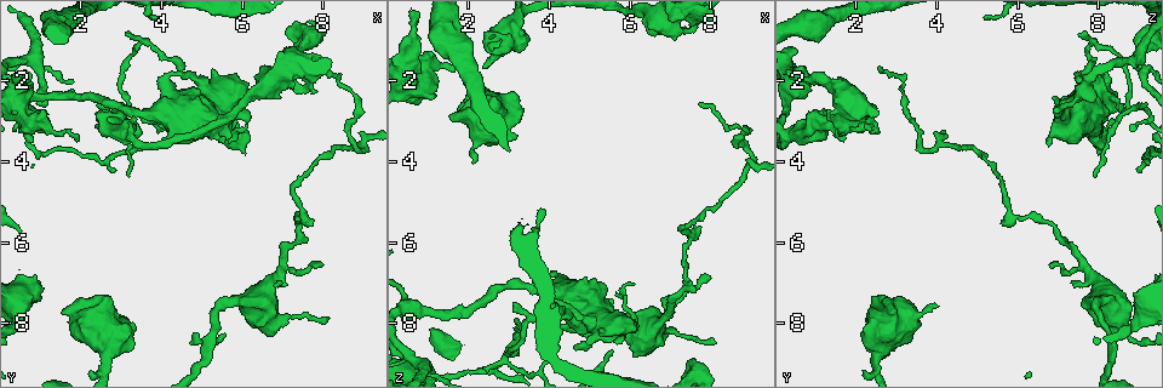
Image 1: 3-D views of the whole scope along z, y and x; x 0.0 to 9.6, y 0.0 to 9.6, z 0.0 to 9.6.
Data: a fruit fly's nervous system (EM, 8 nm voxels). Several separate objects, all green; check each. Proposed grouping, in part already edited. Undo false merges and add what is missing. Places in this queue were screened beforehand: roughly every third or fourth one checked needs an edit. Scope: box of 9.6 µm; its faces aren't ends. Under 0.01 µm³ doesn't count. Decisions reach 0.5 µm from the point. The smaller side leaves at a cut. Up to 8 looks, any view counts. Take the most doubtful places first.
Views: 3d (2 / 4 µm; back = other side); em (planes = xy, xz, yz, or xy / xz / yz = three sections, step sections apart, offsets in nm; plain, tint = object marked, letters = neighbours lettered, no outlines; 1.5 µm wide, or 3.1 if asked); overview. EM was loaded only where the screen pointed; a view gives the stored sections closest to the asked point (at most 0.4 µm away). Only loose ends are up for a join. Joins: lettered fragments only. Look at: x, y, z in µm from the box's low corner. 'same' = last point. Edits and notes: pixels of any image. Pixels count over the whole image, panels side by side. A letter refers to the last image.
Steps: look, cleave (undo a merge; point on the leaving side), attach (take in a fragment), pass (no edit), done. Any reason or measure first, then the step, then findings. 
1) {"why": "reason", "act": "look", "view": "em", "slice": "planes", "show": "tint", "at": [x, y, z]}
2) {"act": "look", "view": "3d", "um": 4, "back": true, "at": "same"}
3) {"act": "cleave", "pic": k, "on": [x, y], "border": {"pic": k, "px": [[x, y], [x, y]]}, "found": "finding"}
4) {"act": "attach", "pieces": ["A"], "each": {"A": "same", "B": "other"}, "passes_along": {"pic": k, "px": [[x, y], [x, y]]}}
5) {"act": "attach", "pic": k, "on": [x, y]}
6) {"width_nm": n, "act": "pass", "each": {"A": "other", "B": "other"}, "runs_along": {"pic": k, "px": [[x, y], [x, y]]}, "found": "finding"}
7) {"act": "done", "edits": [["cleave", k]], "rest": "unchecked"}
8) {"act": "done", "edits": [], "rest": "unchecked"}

{"why": "calibre changes", "act": "look", "view": "em", "slice": "planes", "show": "letters", "at": [4.25, 1.85, 7.50]}

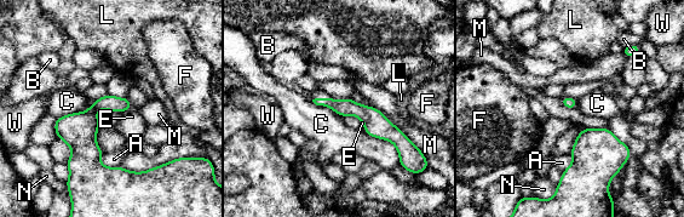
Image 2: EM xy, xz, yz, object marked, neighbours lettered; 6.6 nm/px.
{"act": "pass", "each": {"A": "other", "B": "other", "C": "other", "E": "other", "F": "other", "L": "other", "M": "other", "N": "other", "W": "other"}, "found": "one neuron here"}

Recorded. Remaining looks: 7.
{"why": "three-way junction", "act": "look", "view": "em", "slice": "planes", "show": "letters", "at": [3.15, 2.75, 8.65]}

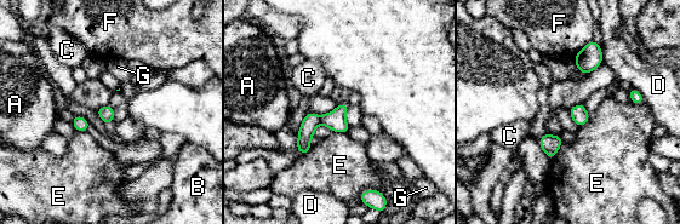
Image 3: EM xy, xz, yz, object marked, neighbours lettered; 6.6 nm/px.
{"act": "cleave", "pic": 3, "on": [310, 121], "each": {"A": "other", "B": "other", "C": "other", "D": "other", "E": "other", "F": "other", "G": "other"}, "border": {"pic": 3, "px": [[319, 116], [320, 122]]}, "found": "a second neuron is stuck on"}

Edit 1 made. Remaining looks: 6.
{"act": "look", "view": "overview"}

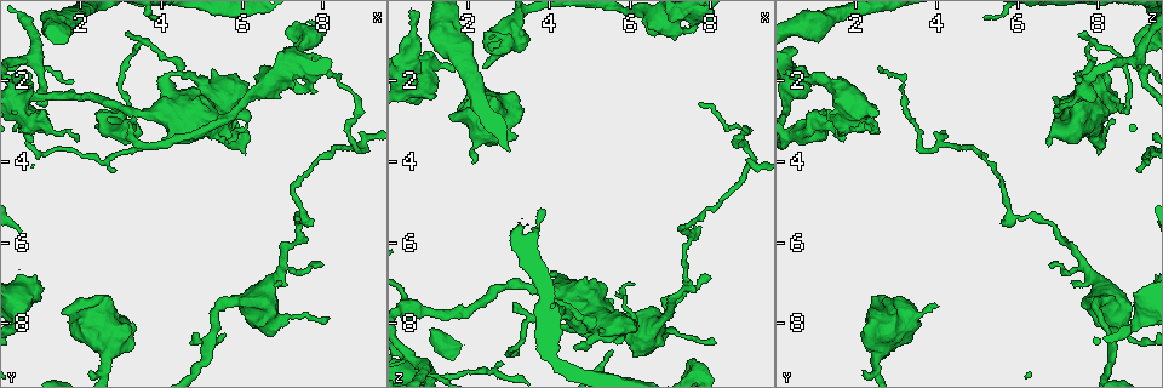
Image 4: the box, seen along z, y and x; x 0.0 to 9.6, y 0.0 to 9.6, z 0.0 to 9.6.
{"why": "sharp bend", "act": "look", "view": "3d", "um": 4, "at": [5.45, 7.55, 7.90]}

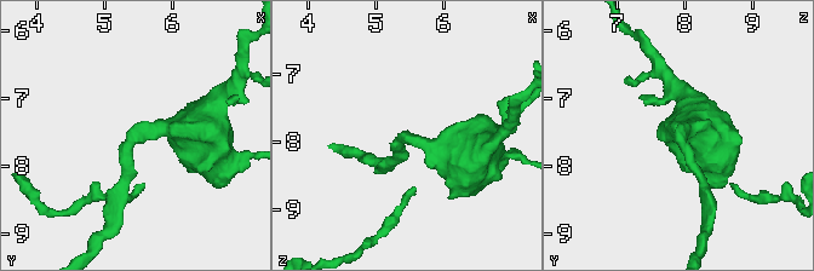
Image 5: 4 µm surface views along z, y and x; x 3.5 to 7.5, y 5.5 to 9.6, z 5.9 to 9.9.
{"arm_widths_nm": [160, 600], "why": "need the tissue", "act": "look", "view": "em", "um": 3.1, "slice": "planes", "show": "letters", "at": [5.50, 7.55, 7.95]}

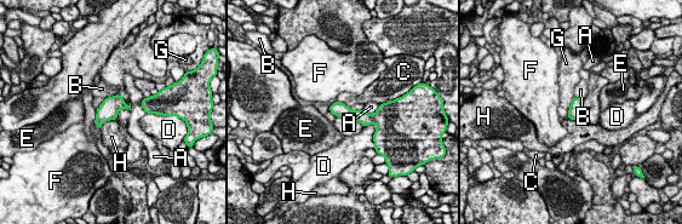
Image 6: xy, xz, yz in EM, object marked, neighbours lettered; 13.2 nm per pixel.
{"act": "pass", "each": {"A": "other", "B": "other", "C": "other", "D": "other", "E": "other", "F": "other", "G": "other", "H": "other"}, "border": {"pic": 6, "px": [[337, 101], [349, 108]]}, "found": "continuous, no second neuron"}

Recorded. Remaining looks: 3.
{"act": "done", "edits": [["cleave", 3]], "rest": "unchecked"}

